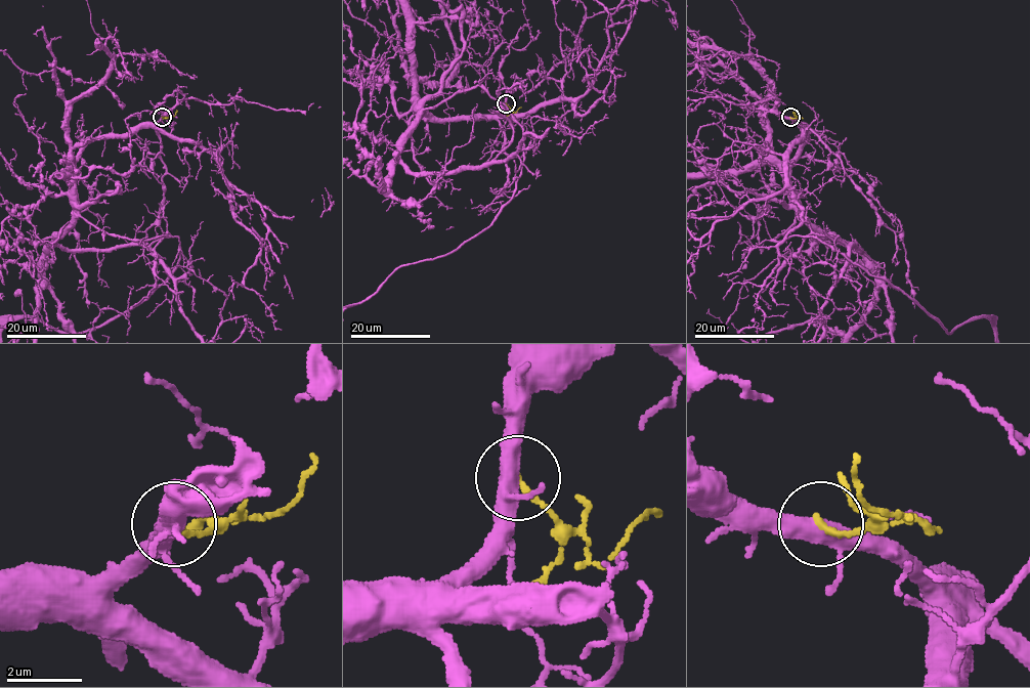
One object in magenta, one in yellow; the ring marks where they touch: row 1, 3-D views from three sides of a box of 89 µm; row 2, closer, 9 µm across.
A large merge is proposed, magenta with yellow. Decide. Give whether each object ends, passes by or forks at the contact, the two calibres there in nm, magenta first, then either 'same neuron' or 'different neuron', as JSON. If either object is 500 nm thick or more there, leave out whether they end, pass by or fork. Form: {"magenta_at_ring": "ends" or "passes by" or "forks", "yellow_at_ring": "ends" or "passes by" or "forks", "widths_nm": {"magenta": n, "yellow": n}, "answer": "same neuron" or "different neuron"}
{"magenta_at_ring": "forks", "yellow_at_ring": "ends", "widths_nm": {"magenta": 400, "yellow": 170}, "answer": "different neuron"}

